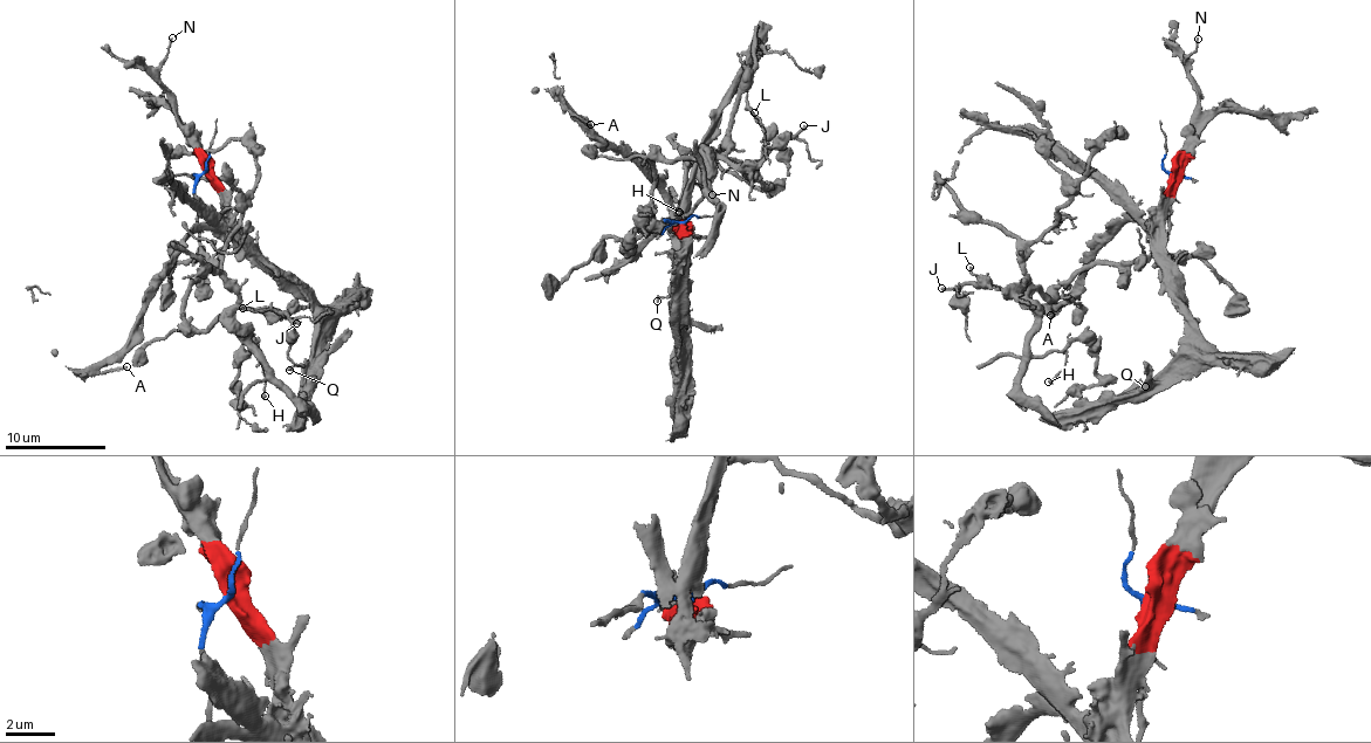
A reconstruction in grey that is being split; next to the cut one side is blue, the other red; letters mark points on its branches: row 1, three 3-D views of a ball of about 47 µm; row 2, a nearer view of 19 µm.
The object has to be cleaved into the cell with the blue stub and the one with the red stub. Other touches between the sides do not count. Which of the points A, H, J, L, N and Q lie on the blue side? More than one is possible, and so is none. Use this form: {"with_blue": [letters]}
{"with_blue": ["H", "J", "L"]}

